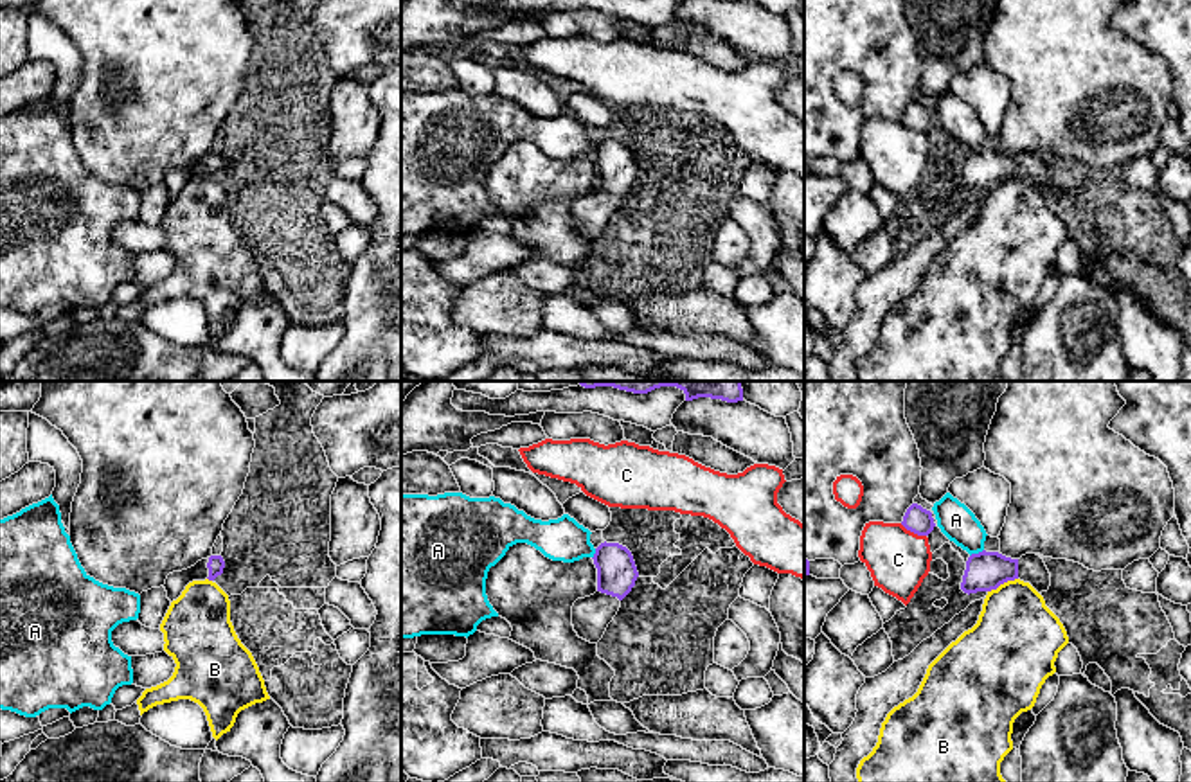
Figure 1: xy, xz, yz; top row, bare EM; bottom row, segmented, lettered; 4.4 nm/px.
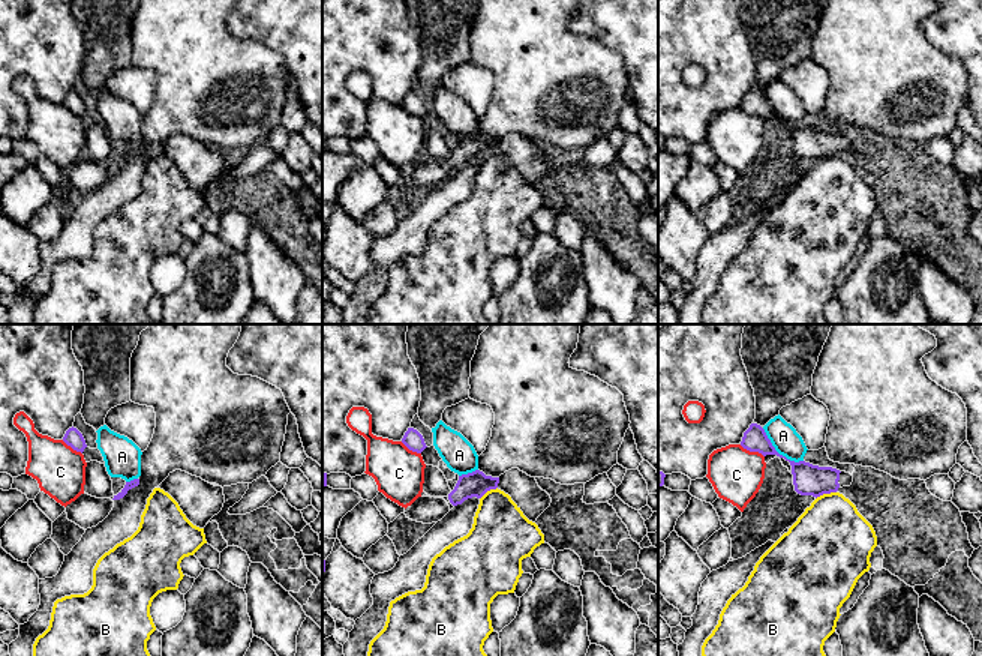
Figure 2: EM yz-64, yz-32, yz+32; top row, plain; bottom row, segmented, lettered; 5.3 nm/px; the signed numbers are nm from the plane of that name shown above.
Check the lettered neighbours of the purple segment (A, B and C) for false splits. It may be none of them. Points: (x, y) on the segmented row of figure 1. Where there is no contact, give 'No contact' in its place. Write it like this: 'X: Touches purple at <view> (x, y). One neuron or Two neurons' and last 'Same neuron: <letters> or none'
A: Touches purple at yz (976, 554). Two neurons
B: Touches purple at yz (1002, 583). Two neurons
C: Touches purple at yz (913, 531). Two neurons
Same neuron: none

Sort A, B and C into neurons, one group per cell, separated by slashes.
A / B / C

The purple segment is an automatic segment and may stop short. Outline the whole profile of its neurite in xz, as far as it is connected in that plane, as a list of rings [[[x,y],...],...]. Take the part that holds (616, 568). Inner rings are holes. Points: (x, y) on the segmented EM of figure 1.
[[[601,543],[594,554],[597,591],[572,606],[572,626],[579,638],[597,644],[639,577],[631,552],[619,543]]]

